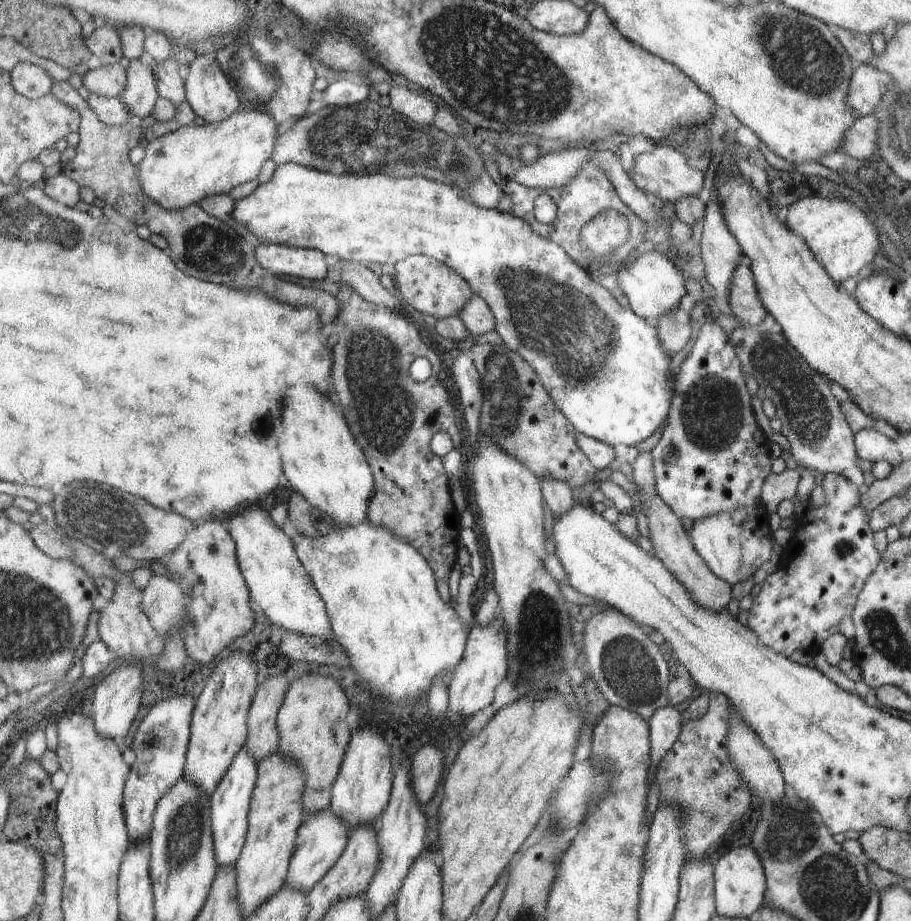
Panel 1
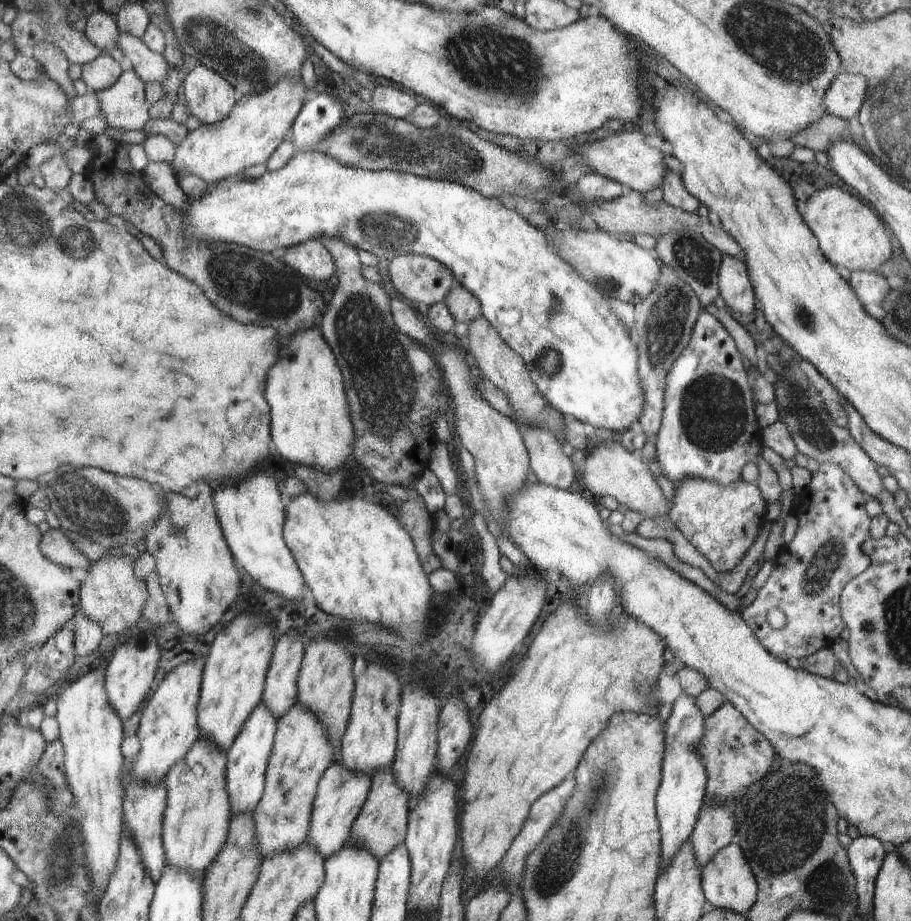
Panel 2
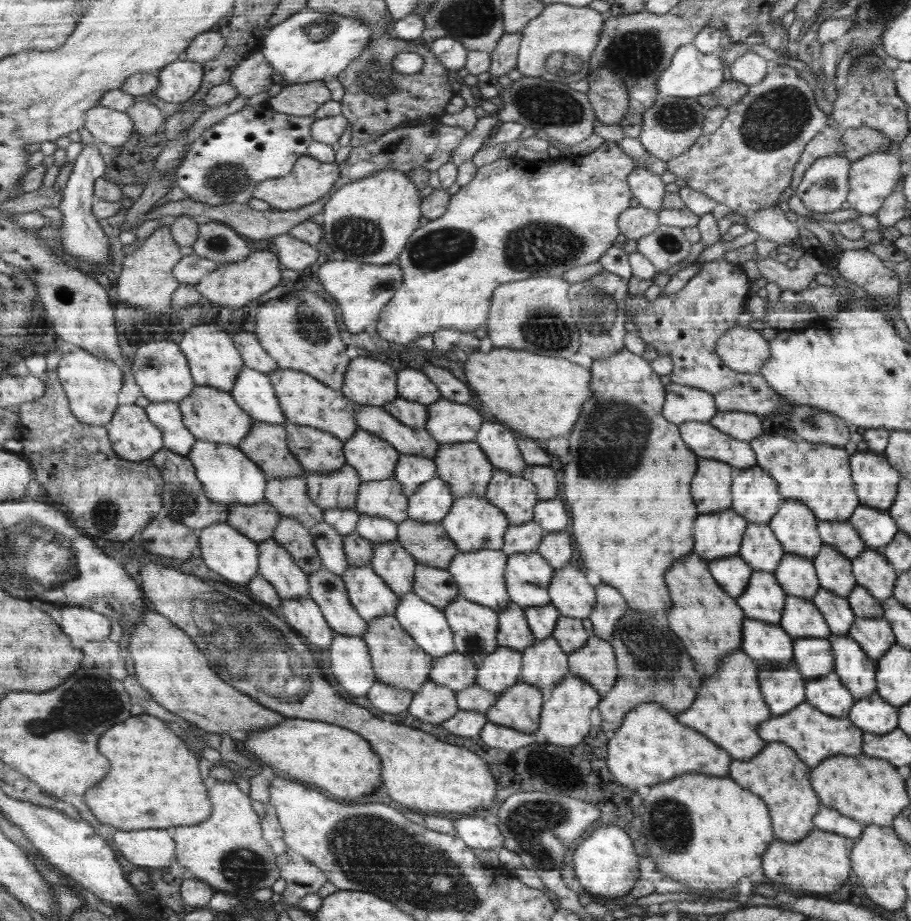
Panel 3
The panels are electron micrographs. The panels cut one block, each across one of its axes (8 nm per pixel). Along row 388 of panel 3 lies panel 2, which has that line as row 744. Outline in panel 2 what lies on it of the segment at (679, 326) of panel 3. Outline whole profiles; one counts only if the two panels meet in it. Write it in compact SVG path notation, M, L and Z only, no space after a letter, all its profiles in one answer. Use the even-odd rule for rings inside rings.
M725 702L706 719L706 730L699 744L699 754L707 764L708 801L730 804L734 796L742 794L746 787L760 780L774 762L775 747L760 734L732 703Z

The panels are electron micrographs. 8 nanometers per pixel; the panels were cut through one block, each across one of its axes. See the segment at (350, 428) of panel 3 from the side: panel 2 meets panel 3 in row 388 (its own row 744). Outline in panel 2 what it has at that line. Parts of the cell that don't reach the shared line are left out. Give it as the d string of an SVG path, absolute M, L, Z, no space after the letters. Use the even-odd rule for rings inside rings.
M294 703L279 718L274 752L267 766L266 792L253 814L255 839L263 859L298 849L307 840L319 782L326 770L336 762L335 748L327 726L302 703Z

